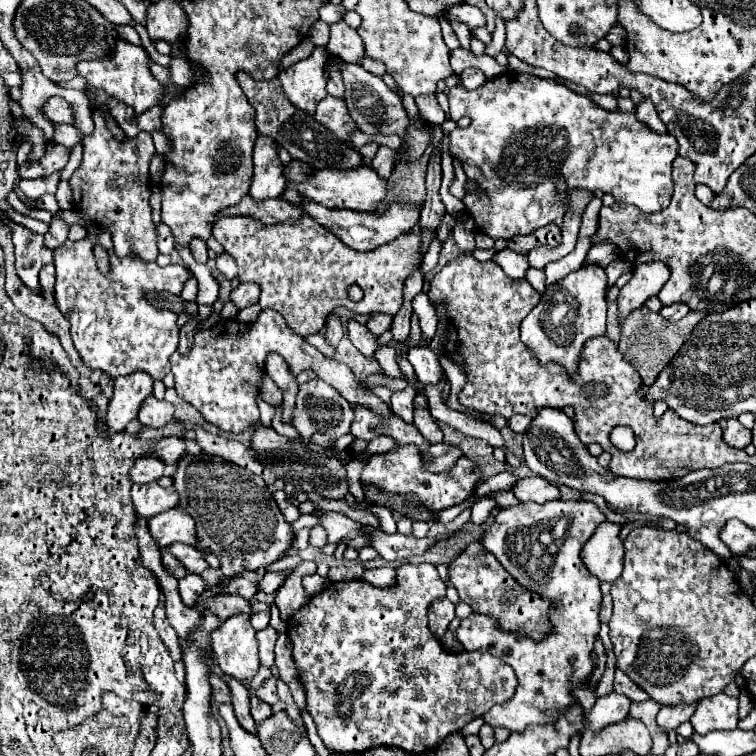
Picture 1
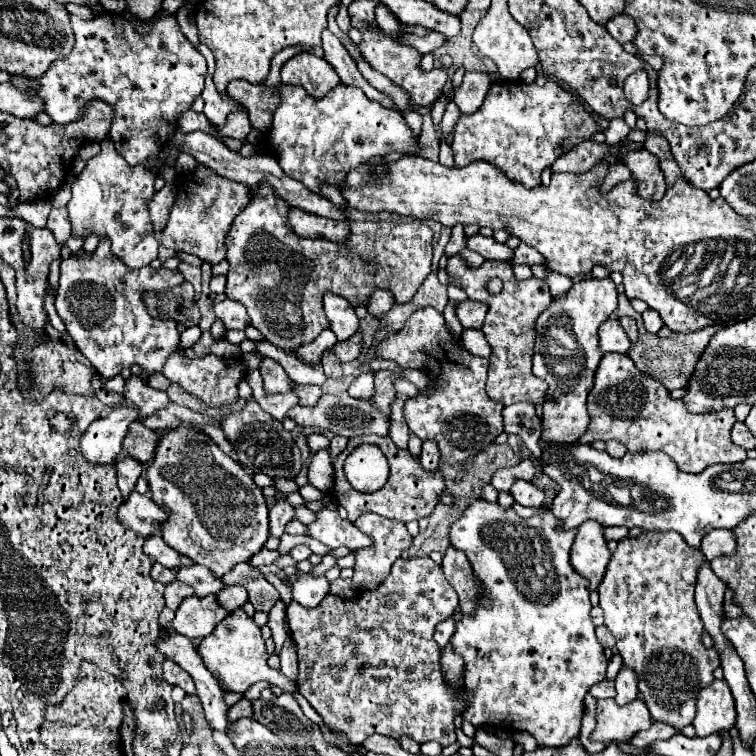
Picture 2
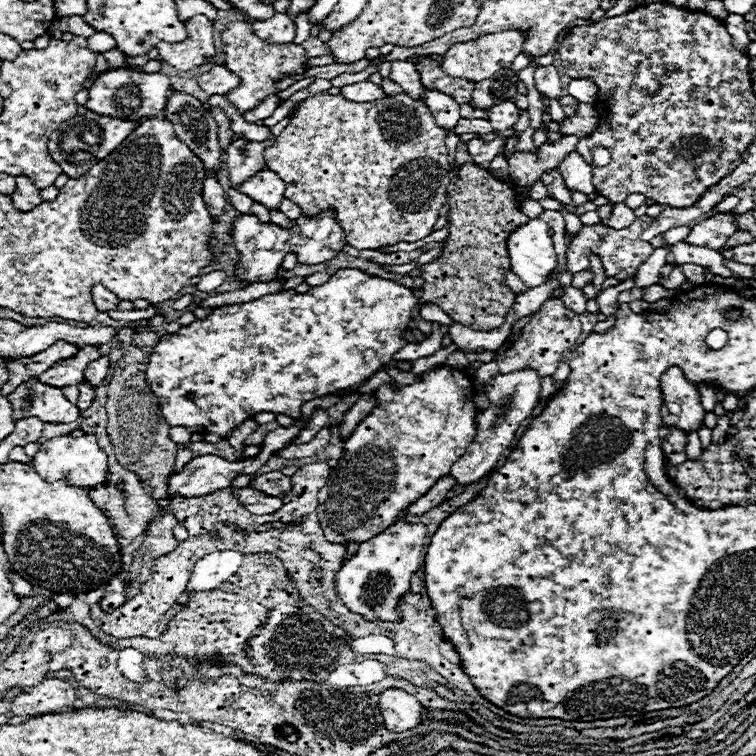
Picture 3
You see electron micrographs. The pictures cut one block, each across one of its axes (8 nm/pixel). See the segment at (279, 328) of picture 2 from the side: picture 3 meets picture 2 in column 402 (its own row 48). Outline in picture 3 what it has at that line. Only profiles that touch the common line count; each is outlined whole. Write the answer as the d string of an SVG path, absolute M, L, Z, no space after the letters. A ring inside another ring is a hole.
M252 20L230 22L222 32L222 50L226 54L226 68L240 76L240 86L228 94L228 100L238 108L240 114L252 110L262 98L268 94L276 94L274 82L282 74L302 74L304 60L308 60L306 52L298 44L268 44L264 40L254 40Z

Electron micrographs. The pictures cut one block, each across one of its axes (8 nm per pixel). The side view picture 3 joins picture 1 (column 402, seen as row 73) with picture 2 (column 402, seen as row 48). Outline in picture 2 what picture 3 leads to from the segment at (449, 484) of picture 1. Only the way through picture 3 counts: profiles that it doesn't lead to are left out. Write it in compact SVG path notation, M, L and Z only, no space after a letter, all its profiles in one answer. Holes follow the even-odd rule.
M356 436L356 438L348 440L346 450L336 458L336 462L332 462L332 466L334 466L334 490L332 490L332 496L340 502L340 506L344 506L348 510L350 522L356 522L358 516L362 516L364 512L374 512L378 516L384 516L384 518L390 518L390 520L400 520L400 522L420 520L424 516L430 516L430 512L434 510L434 506L440 500L440 494L444 492L444 476L442 476L442 472L440 470L434 470L434 472L424 470L422 464L420 464L420 458L412 456L408 448L406 450L396 448L396 444L388 436ZM366 442L376 444L390 462L390 478L380 490L376 490L376 494L358 492L356 488L350 486L350 482L344 476L344 460L348 458L348 454L356 446L366 444Z

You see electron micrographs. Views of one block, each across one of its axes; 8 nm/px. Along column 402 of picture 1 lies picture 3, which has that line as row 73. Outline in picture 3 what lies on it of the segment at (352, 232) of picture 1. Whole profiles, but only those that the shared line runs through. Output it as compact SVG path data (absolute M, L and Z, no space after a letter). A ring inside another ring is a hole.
M214 66L206 74L200 76L200 88L212 96L212 94L228 94L228 90L234 90L240 82L236 74L232 74L226 66Z

